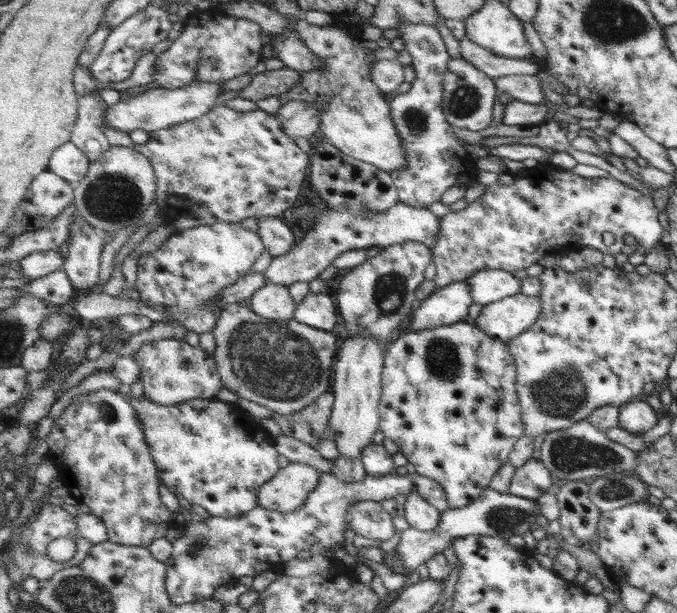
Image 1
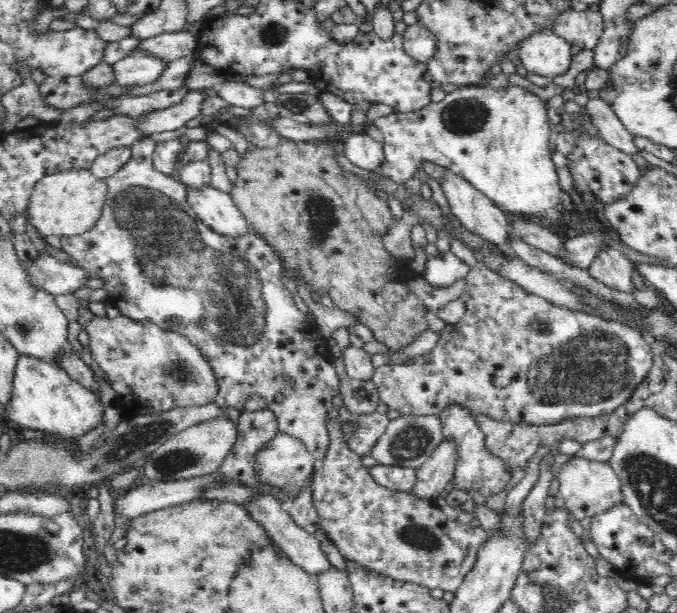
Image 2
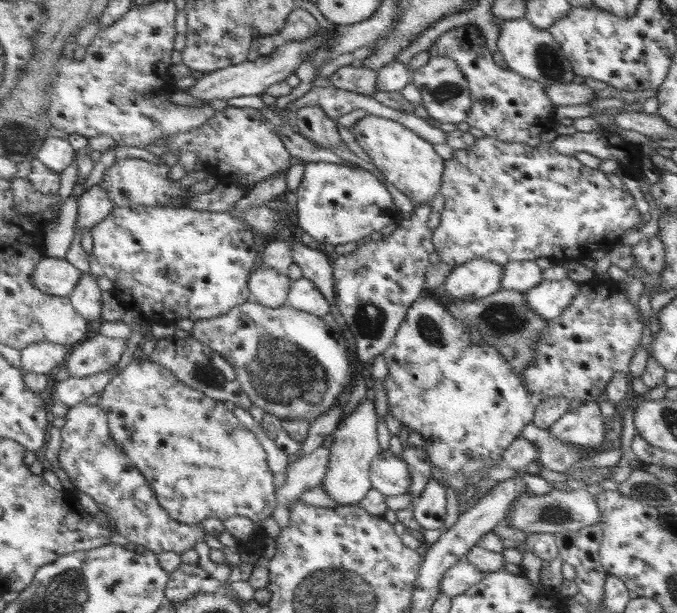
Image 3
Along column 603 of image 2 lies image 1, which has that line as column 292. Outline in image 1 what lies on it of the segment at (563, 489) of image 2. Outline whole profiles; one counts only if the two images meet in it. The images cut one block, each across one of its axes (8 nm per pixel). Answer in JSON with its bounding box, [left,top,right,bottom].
[261,464,323,514]

